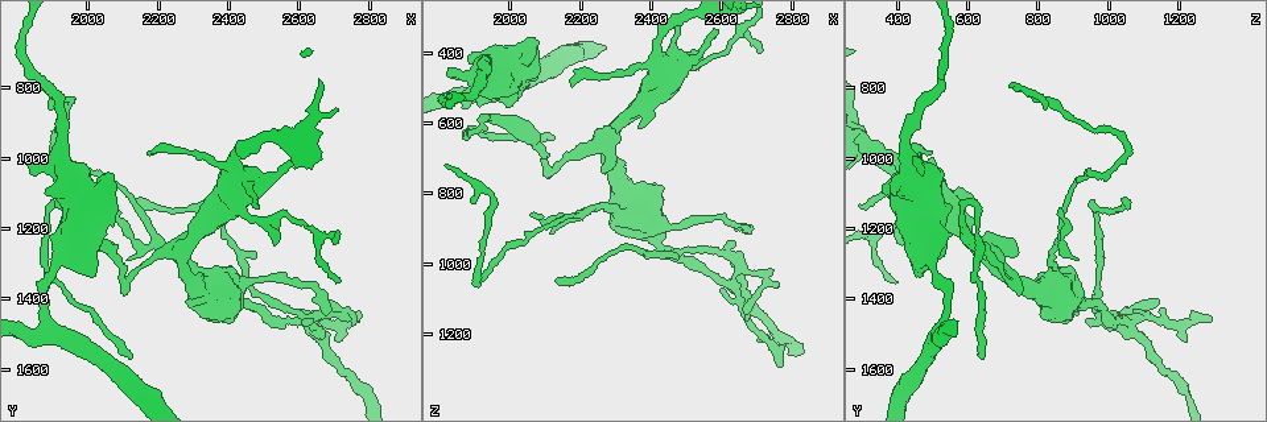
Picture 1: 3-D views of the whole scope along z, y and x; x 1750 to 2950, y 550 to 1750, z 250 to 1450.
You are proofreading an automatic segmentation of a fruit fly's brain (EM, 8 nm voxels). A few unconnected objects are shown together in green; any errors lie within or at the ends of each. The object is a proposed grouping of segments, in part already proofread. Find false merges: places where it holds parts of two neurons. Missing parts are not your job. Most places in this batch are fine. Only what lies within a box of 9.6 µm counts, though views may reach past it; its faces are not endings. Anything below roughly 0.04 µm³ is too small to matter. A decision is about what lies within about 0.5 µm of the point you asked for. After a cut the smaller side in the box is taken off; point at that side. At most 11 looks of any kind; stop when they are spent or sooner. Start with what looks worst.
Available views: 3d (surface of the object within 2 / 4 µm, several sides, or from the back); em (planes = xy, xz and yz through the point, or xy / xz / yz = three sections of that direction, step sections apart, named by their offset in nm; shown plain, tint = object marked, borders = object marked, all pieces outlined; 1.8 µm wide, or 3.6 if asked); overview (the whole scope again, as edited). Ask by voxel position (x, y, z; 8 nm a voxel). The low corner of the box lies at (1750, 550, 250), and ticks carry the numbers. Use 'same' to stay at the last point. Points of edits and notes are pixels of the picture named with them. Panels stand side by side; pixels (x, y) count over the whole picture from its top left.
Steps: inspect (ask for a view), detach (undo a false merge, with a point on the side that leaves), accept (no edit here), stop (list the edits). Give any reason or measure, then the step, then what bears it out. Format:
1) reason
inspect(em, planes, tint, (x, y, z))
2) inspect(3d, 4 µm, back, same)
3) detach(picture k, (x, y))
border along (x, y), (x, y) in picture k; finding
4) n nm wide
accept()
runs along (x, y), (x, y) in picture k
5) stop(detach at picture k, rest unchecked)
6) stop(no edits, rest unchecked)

inspect(3d, 4 µm, (2250, 1270, 650))

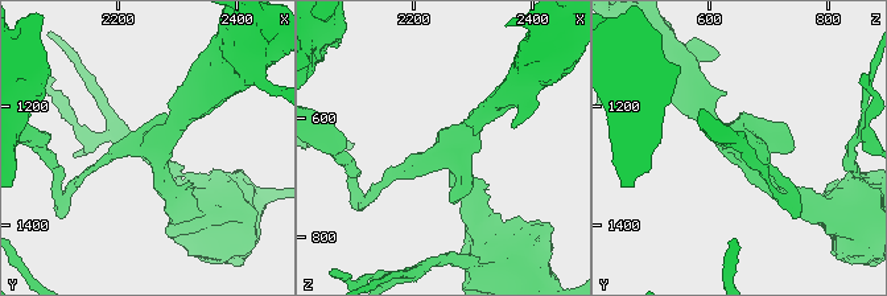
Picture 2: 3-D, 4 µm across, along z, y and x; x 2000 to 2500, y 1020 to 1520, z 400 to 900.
inspect(em, planes, tint, (2255, 1275, 655))

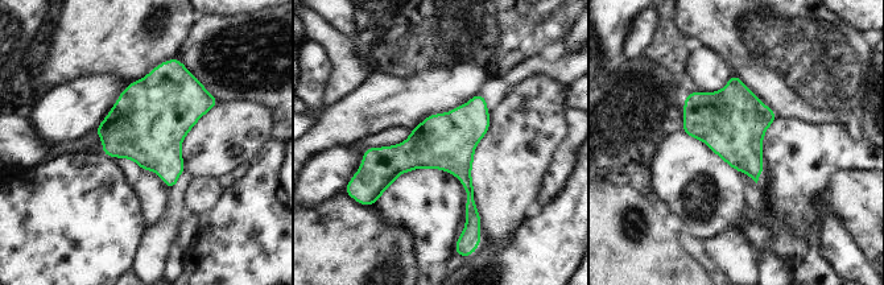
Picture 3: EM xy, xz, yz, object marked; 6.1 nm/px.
340 nm wide
accept()
continuous, no second neuron

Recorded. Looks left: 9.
three arms meet
inspect(em, xz, step 16, tint, (1890, 1490, 520))

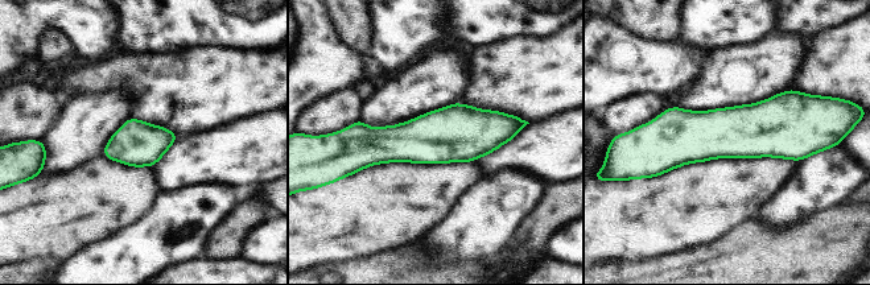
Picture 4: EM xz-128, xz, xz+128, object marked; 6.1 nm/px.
inspect(em, planes, borders, same)

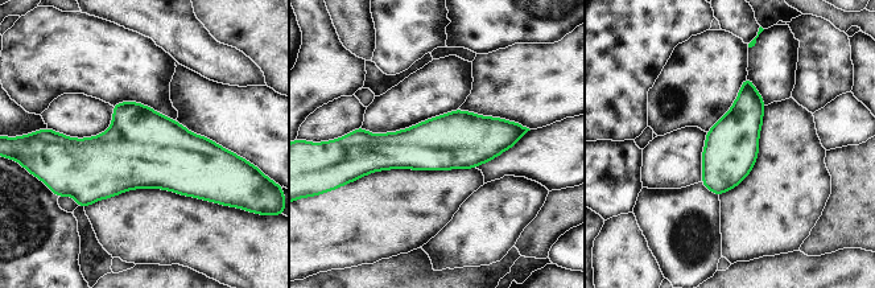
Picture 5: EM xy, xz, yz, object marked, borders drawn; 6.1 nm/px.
accept()
runs along (515, 130), (438, 144), (358, 138) in picture 5; all the same neuron

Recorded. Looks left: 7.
abrupt turn
inspect(em, planes, plain, (1900, 960, 1050))

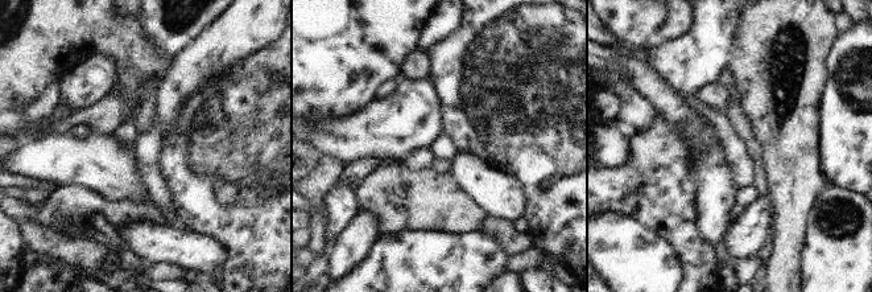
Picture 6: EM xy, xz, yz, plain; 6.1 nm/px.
inspect(em, planes, tint, same)

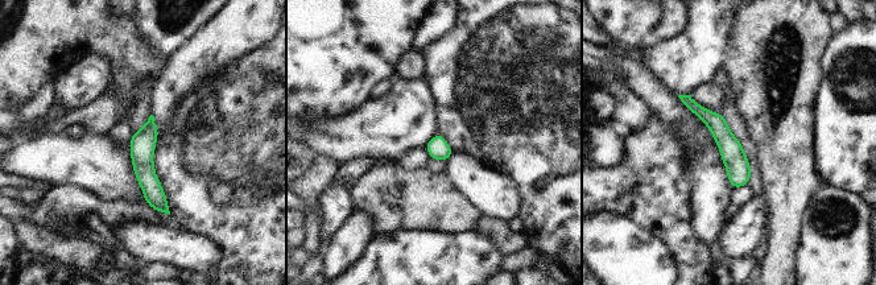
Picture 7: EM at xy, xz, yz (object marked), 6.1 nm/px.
accept()
runs along (684, 98), (719, 129), (744, 181) in picture 7; continuous, no second neuron

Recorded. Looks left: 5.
inspect(em, 3.6 µm, xy, step 16, tint, (2490, 1060, 440))

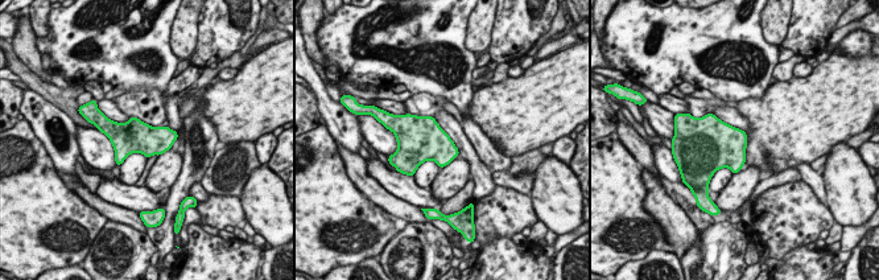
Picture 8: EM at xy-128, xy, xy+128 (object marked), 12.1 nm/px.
accept()
continuous, no second neuron

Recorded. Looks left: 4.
stop(no edits, rest unchecked)

